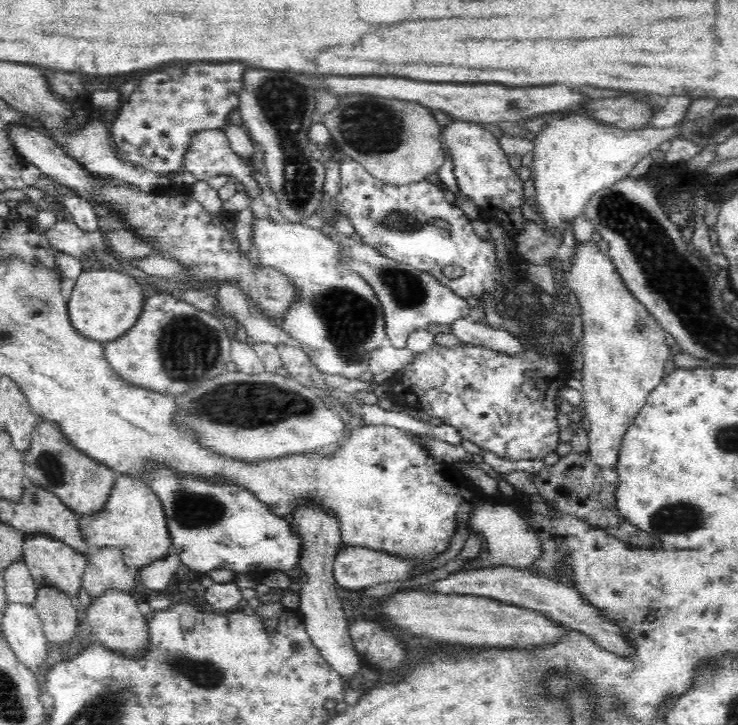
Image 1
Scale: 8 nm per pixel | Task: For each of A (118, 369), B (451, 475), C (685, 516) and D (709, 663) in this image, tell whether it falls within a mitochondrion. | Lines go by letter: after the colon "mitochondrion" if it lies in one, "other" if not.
A: other
B: other
C: mitochondrion
D: other

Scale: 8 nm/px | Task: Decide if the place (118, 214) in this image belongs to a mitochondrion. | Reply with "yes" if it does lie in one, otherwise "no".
no

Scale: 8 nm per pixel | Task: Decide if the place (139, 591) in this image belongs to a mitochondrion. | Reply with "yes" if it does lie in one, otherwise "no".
no

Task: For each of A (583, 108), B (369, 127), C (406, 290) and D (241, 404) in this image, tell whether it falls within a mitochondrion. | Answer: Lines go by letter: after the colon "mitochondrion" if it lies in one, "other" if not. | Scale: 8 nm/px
A: other
B: mitochondrion
C: mitochondrion
D: mitochondrion

